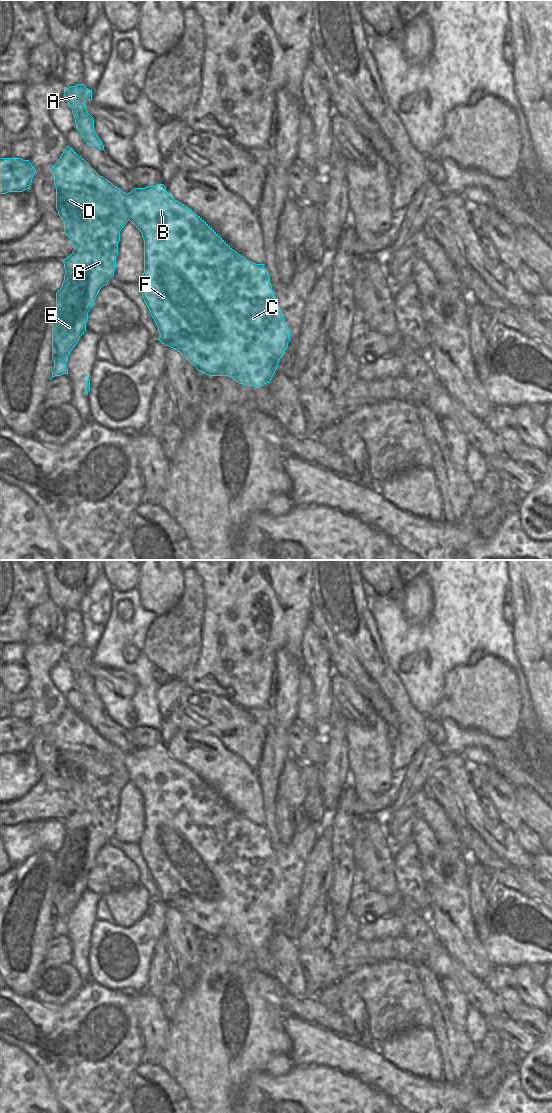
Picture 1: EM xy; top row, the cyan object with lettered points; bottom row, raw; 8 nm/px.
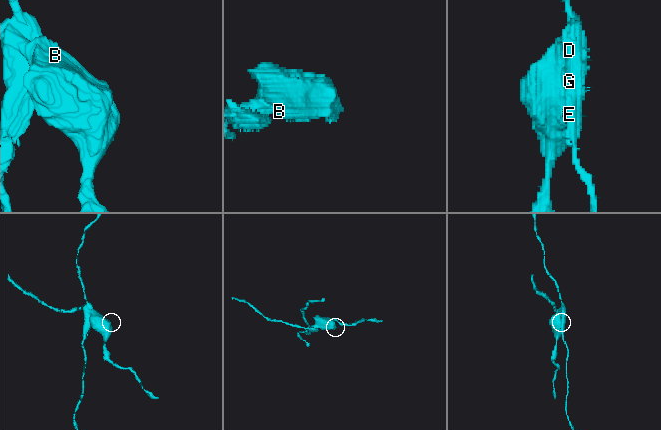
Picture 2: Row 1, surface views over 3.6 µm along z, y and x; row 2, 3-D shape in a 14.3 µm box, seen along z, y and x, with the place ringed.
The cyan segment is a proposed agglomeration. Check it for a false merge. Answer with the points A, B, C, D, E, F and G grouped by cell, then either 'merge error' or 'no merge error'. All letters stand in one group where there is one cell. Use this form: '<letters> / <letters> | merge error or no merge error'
A D E G / B C F | merge error

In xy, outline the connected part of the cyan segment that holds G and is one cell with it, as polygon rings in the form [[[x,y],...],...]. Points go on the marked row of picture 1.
[[[54,178],[54,185],[56,209],[64,221],[64,231],[74,245],[74,251],[62,260],[66,273],[62,287],[56,293],[52,317],[52,378],[68,374],[68,355],[86,331],[88,313],[100,289],[114,276],[120,231],[130,220],[126,193],[113,184],[107,194],[95,194],[91,186],[79,182],[63,185],[57,178]]]

